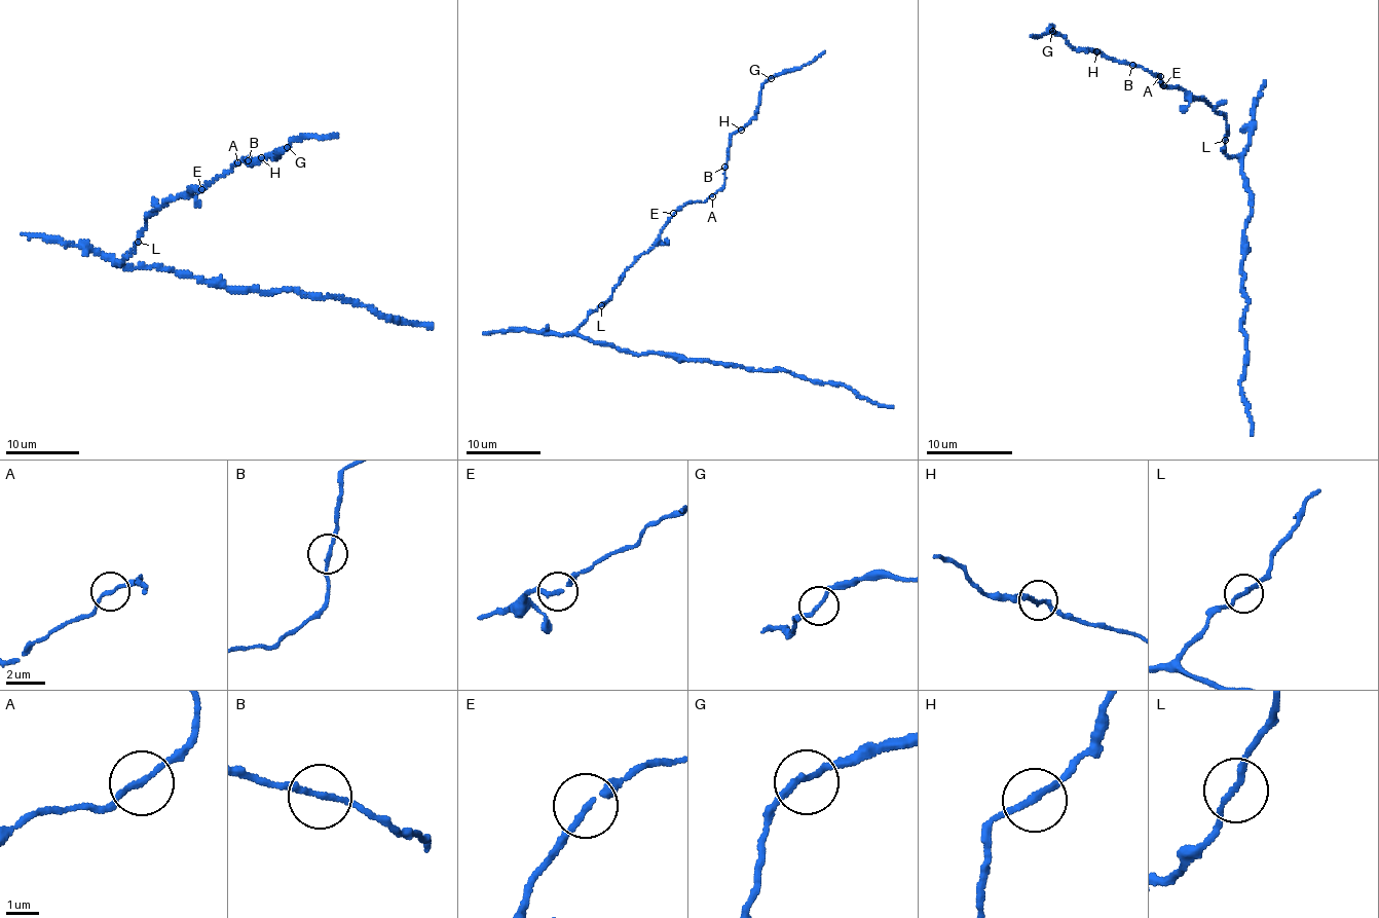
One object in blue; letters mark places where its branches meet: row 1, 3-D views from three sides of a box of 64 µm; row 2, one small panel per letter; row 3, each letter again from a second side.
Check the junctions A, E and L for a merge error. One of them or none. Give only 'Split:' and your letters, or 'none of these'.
Split: none of these

